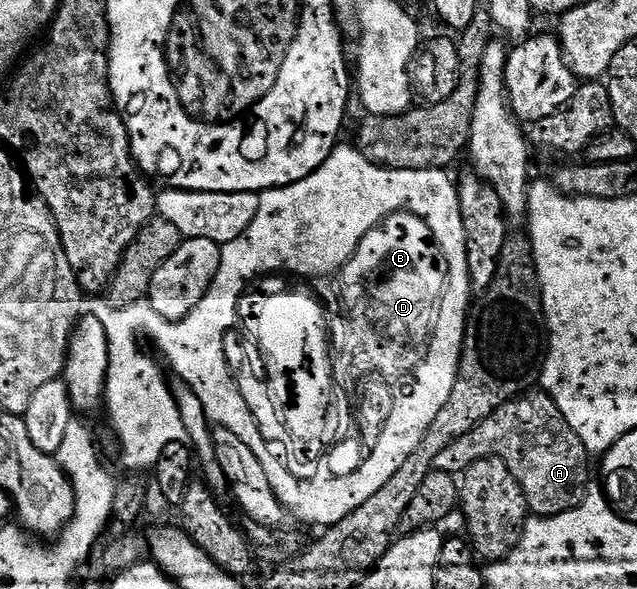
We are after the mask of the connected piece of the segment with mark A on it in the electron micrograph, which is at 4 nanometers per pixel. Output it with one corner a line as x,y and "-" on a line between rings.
533,389
511,399
506,405
494,409
486,421
482,421
466,437
458,437
454,445
442,449
434,457
437,471
455,476
464,472
479,459
500,459
514,473
514,481
522,489
529,512
536,517
561,515
574,509
588,494
588,462
586,445
578,441
574,429
562,417
552,396
540,389

